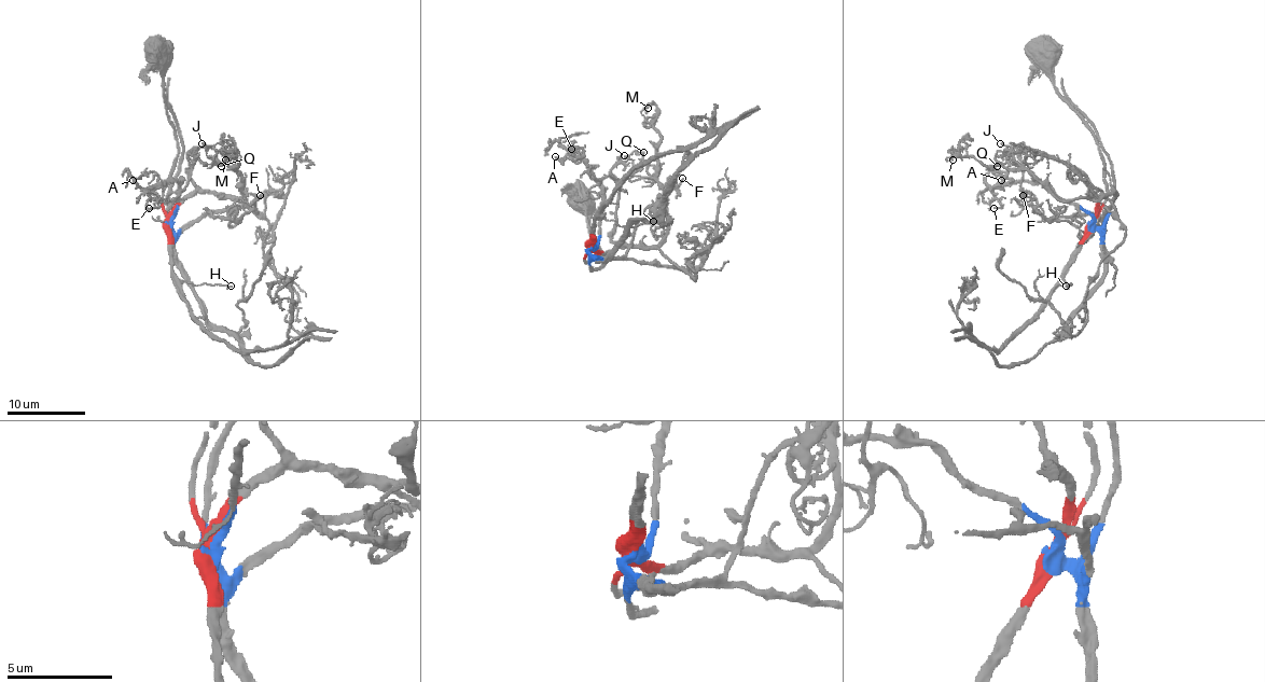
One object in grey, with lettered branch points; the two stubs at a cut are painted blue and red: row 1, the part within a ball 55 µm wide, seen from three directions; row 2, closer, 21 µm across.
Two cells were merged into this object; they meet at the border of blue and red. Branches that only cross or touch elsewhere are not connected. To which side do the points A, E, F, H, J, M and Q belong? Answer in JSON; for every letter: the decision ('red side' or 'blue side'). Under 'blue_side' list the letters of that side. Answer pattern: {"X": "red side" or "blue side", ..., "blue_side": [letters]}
{"A": "blue side", "E": "blue side", "F": "blue side", "H": "red side", "J": "red side", "M": "red side", "Q": "red side", "blue_side": ["A", "E", "F"]}

